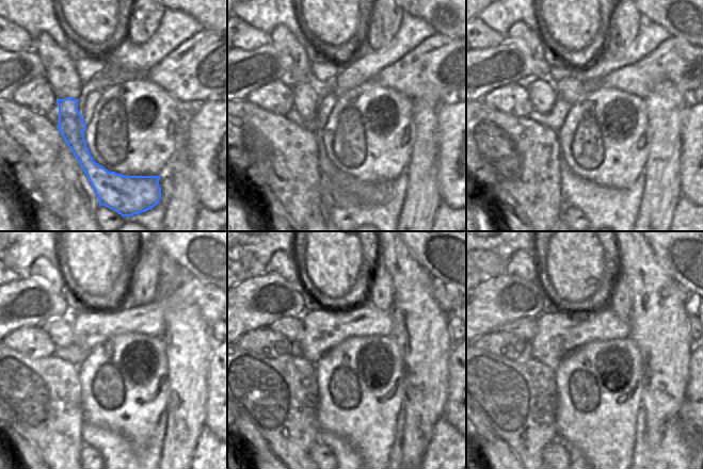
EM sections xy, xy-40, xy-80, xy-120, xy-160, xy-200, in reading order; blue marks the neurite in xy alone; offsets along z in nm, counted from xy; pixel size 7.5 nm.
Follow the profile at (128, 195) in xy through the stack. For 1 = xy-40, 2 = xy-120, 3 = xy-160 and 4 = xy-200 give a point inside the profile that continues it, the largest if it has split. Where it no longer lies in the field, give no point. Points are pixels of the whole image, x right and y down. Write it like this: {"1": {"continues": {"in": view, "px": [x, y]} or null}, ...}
{"1": {"continues": {"in": "xy-40", "px": [369, 193]}}, "2": {"continues": {"in": "xy-120", "px": [59, 329]}}, "3": {"continues": {"in": "xy-160", "px": [292, 328]}}, "4": {"continues": {"in": "xy-200", "px": [526, 328]}}}

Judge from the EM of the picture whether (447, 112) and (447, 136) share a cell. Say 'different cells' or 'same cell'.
same cell

